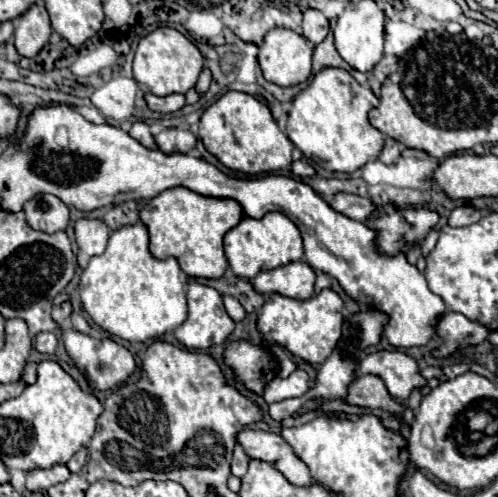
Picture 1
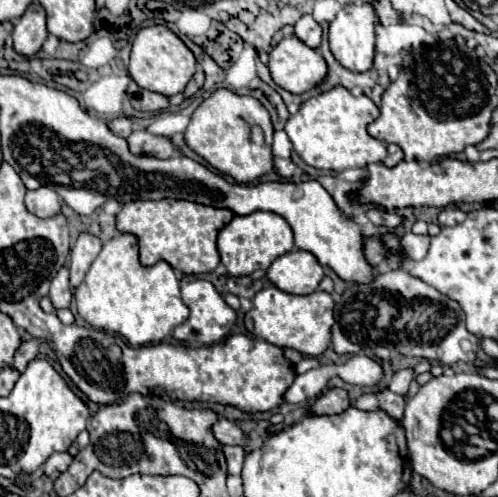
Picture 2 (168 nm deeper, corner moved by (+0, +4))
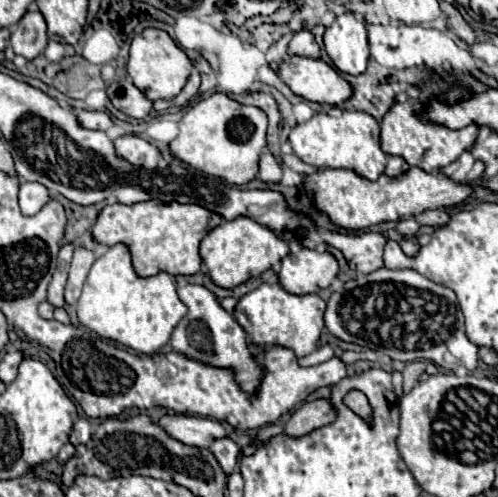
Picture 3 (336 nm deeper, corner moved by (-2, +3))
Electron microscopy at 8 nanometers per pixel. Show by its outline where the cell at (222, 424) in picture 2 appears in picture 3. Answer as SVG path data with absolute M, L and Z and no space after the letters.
M166 415L158 423L168 431L168 435L194 447L210 447L216 439L226 437L226 429L222 427L222 423L208 417Z

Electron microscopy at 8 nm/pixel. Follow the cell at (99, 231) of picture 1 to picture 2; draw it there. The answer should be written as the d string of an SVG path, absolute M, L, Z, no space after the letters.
M88 232L78 236L78 240L76 240L76 244L74 244L72 252L70 252L70 284L74 288L84 280L92 260L98 256L100 248L102 248L100 238L96 238L96 236L88 234Z

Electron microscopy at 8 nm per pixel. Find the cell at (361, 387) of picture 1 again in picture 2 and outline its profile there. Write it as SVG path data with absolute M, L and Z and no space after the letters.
M332 388L324 392L322 396L316 398L316 402L308 408L312 416L322 416L322 414L342 414L350 406L350 396L342 388Z

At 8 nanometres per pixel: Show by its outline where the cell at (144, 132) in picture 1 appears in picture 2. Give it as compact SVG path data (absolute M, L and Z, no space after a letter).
M122 116L122 118L114 118L108 122L108 128L116 134L116 136L122 136L122 138L128 138L132 134L132 120Z

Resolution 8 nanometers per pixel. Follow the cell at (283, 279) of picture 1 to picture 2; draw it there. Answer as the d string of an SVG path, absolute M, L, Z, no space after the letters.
M296 248L276 258L266 276L276 288L288 294L312 294L318 290L324 270L314 254Z

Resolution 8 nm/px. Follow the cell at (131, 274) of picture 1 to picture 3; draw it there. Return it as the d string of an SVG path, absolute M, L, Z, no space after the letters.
M124 243L112 245L100 259L96 259L84 281L76 307L84 327L146 355L158 353L168 343L174 327L182 321L186 311L186 305L176 293L174 277L164 271L154 277L136 275L130 251Z

